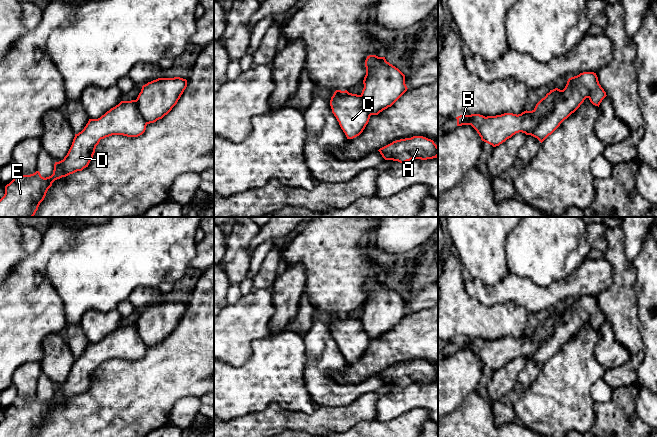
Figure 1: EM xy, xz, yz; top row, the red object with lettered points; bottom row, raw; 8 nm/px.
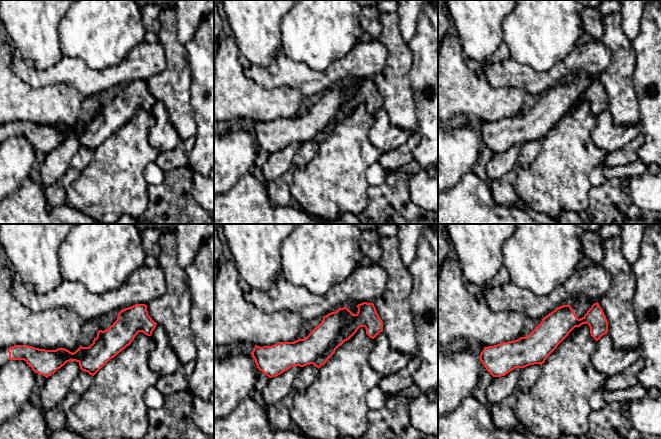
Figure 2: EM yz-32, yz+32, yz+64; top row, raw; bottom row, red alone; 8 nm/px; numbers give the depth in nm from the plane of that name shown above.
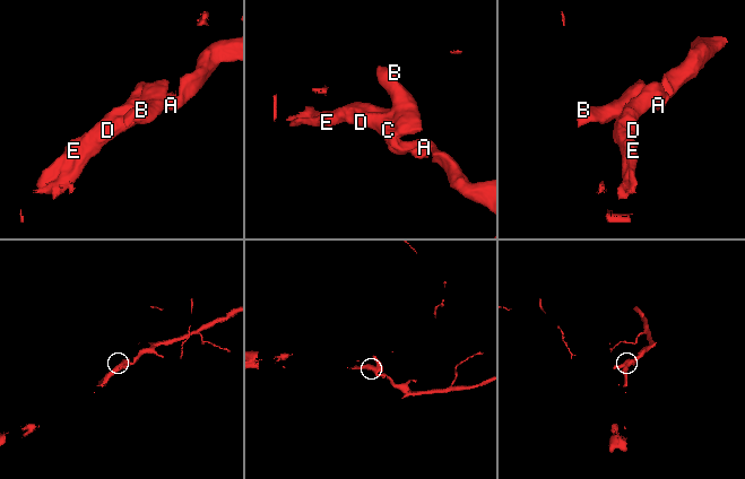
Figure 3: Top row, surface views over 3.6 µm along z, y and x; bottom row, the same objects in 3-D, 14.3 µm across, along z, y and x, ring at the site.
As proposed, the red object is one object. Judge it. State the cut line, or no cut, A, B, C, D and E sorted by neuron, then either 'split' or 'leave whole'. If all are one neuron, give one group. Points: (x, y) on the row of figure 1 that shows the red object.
cut yz (563, 90), (554, 108), (528, 134); groups A C D E / B; split

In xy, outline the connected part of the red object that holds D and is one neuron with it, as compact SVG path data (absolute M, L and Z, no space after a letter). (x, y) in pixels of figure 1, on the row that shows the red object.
M136 100L121 101L100 118L89 119L84 129L75 134L72 145L64 159L55 162L51 176L44 178L39 171L30 175L17 172L13 180L5 186L5 194L0 199L0 217L33 217L55 180L88 167L101 139L112 135L138 137L145 132L146 126L147 124L138 109Z

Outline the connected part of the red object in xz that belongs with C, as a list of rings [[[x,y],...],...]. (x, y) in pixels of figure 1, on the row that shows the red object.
[[[336,90],[331,97],[330,106],[347,139],[359,136],[371,116],[361,95],[349,93],[347,90]]]

